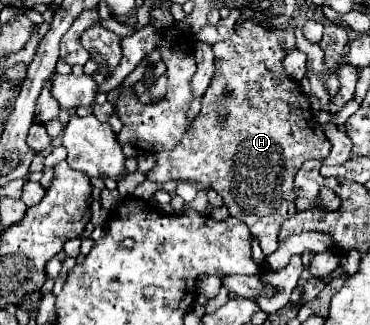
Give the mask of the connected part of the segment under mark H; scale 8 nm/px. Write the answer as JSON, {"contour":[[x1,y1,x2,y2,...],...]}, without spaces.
{"contour":[[237,21,235,35,229,41,219,41,213,45,217,71,203,95,203,107,199,115,175,149,155,153,157,163,147,173,147,179,153,183,177,179,197,183,203,191,213,189,217,195,221,195,229,215,247,223,251,233,259,237,265,255,271,255,277,249,281,223,297,213,293,179,299,167,309,159,325,159,331,151,331,143,323,133,323,125,311,111,309,97,283,69,283,59,289,49,295,49,295,31,291,27,265,29,253,21]]}

